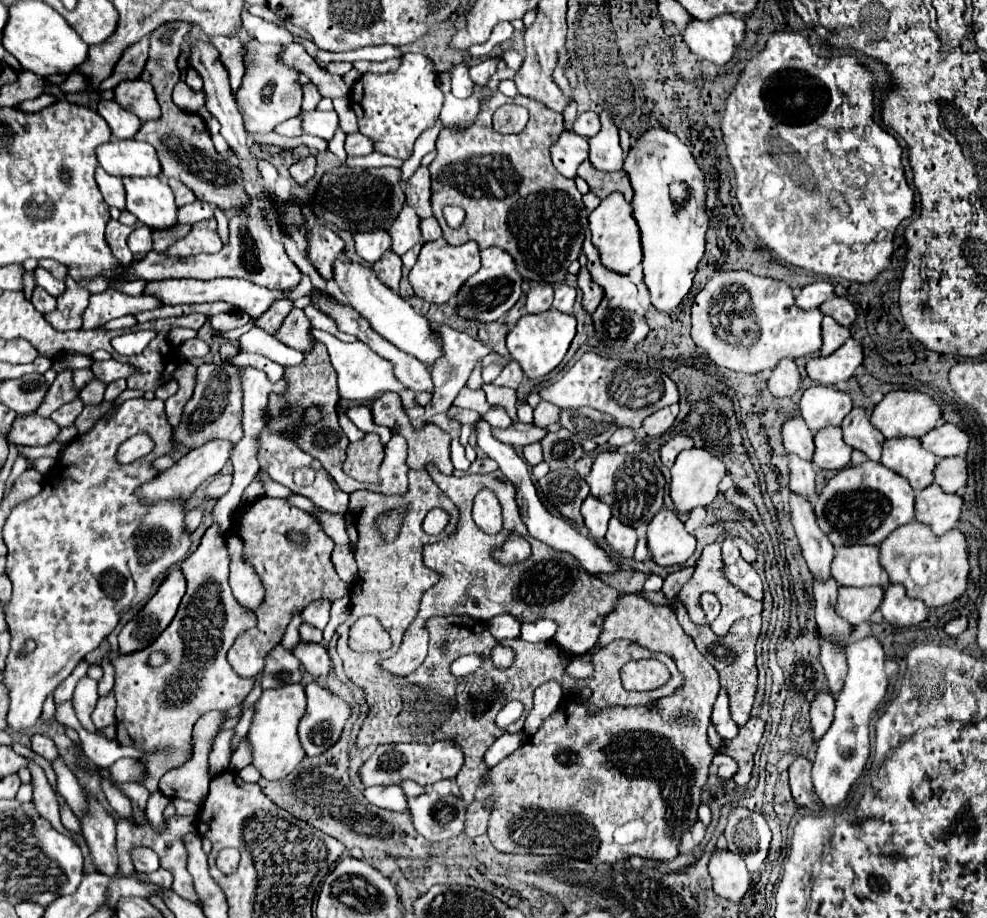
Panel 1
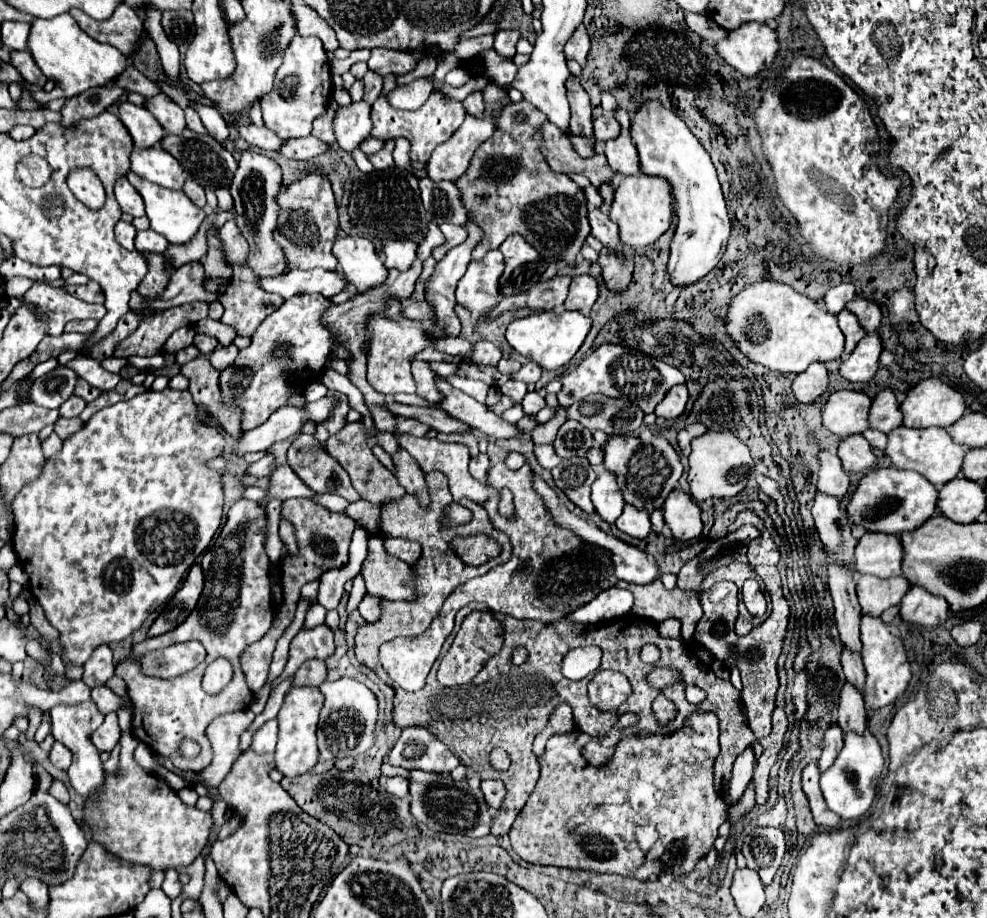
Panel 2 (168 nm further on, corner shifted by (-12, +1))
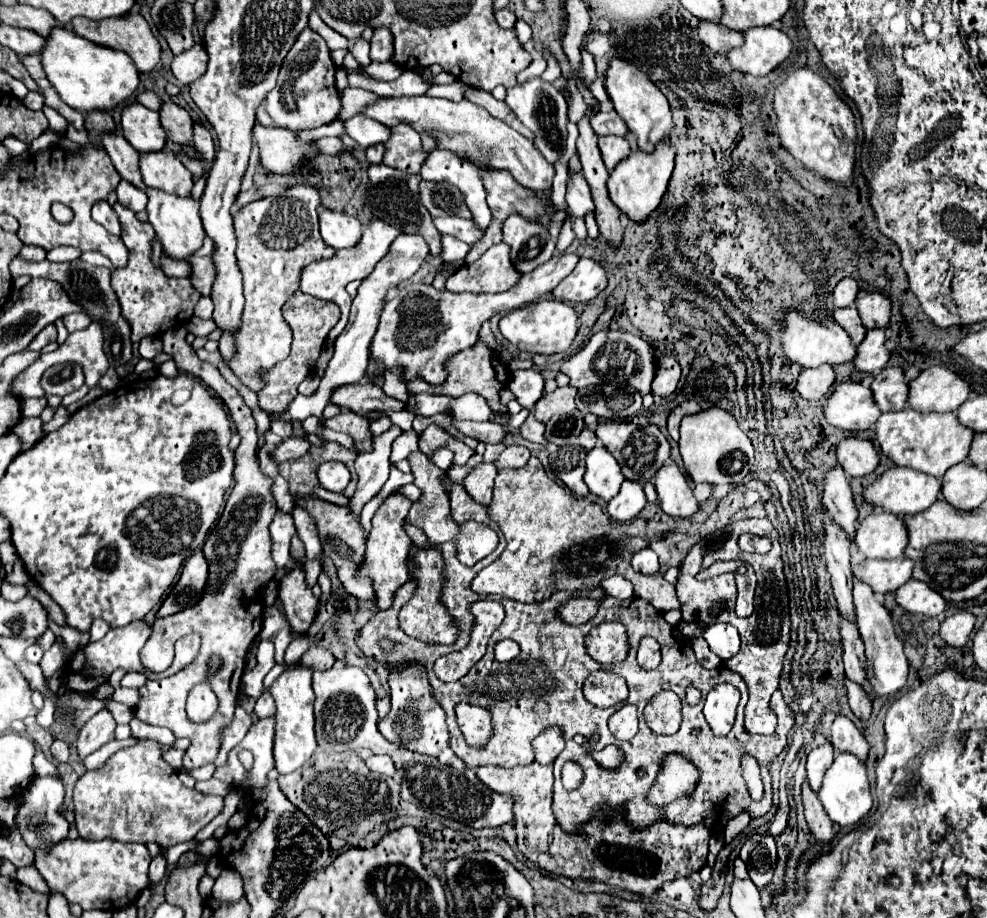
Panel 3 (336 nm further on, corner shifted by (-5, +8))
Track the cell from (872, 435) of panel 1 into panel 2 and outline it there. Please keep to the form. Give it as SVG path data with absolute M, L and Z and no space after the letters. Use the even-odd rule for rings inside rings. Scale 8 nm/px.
M885 389L873 399L867 421L869 421L869 429L877 429L885 435L889 435L895 427L901 425L901 411L893 391Z

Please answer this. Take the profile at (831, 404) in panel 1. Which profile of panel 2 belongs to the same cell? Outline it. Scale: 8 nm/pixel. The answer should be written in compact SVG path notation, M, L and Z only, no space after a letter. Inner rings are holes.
M835 391L827 397L821 417L823 427L837 437L849 437L867 429L871 399L861 391Z

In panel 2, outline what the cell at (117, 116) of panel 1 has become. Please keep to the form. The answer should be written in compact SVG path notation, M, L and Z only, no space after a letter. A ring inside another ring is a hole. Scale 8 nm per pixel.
M129 101L119 103L119 119L127 127L135 147L139 147L139 149L153 147L165 135L165 129L159 125L159 121L147 109L137 107Z

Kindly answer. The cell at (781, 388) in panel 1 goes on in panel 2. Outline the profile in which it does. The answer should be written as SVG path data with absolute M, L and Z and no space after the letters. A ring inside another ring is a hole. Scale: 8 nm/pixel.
M811 363L803 373L799 373L791 385L793 395L799 403L815 401L827 389L827 369L823 363Z

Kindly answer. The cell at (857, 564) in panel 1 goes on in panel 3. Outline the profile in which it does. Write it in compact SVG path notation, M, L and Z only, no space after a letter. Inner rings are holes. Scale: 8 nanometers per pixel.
M892 512L868 514L856 530L856 546L866 558L900 558L908 544L904 518Z

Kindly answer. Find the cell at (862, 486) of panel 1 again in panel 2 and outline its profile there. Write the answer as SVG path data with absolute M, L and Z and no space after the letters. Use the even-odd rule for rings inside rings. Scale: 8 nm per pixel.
M873 467L869 469L855 495L847 505L847 515L853 525L863 525L867 531L901 535L921 527L937 507L937 489L917 471L899 471L895 467Z

